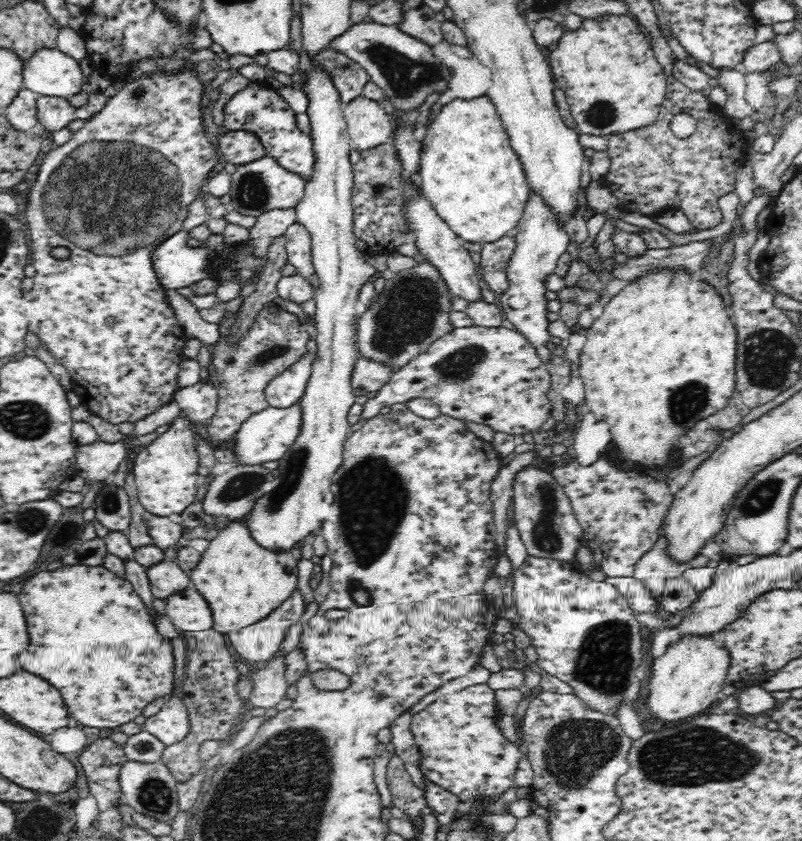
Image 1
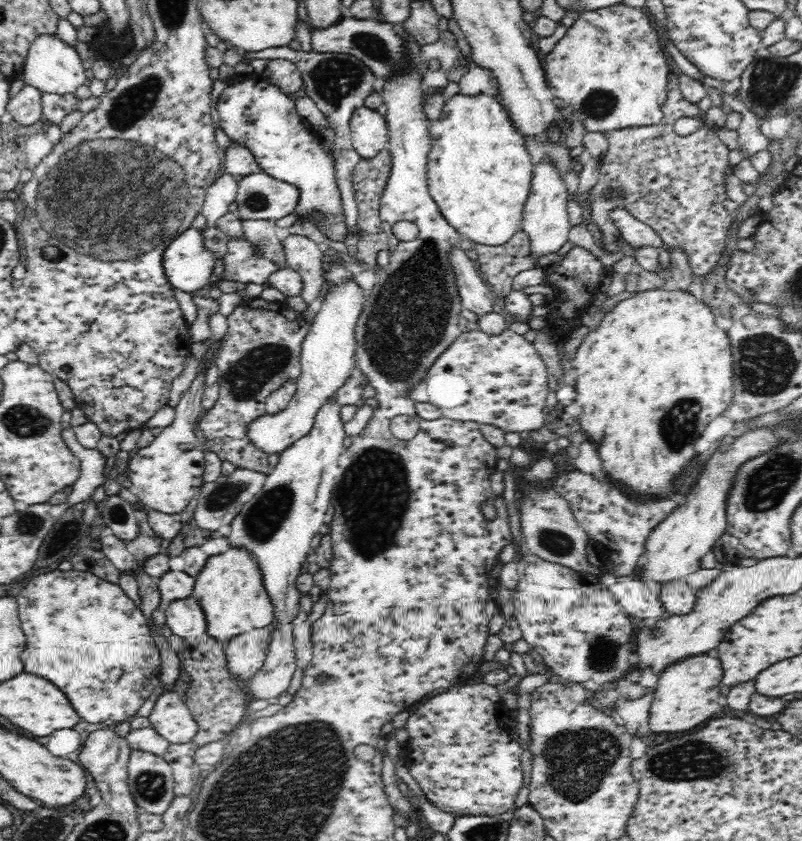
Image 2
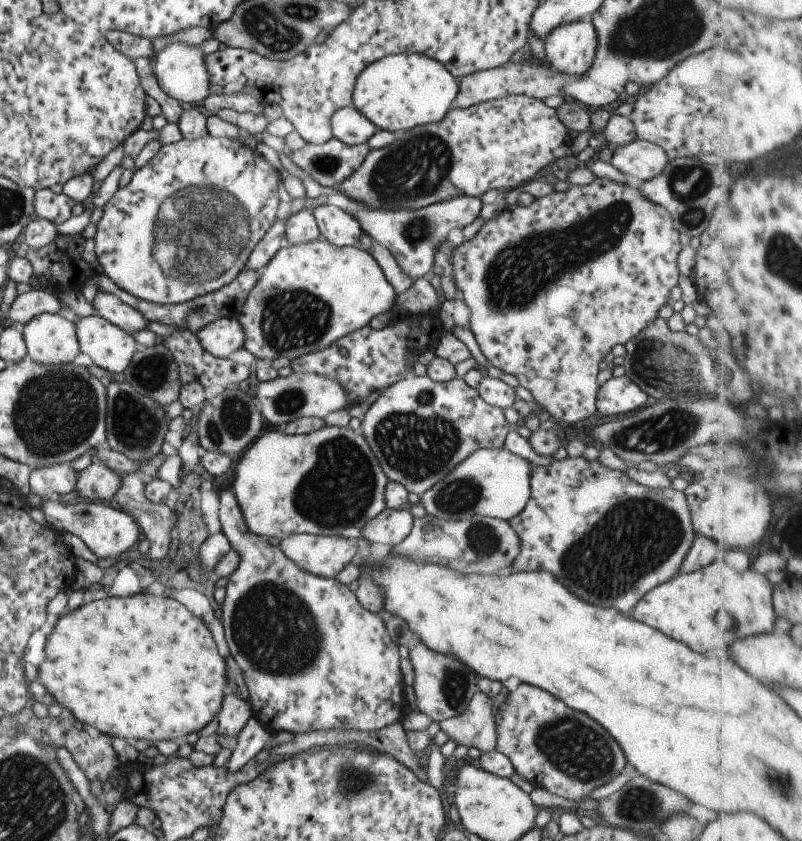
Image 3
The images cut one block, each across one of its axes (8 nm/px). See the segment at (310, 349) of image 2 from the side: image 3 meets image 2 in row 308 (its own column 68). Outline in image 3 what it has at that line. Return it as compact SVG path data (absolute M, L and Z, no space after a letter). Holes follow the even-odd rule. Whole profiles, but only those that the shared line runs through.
M41 313L21 330L26 355L35 364L55 366L71 363L80 352L75 325L59 314Z

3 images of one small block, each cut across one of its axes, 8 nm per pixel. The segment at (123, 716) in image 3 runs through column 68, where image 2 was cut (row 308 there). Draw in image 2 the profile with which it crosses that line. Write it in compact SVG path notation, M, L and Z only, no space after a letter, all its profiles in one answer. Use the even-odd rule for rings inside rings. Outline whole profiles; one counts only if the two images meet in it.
M652 286L635 293L631 298L620 302L609 312L604 314L604 319L593 332L588 332L586 339L574 352L571 364L576 368L576 390L579 394L579 403L582 405L582 415L579 426L590 434L594 442L598 442L598 452L604 462L604 470L608 472L610 478L614 478L629 492L634 492L636 496L666 496L674 488L677 477L684 470L684 466L697 456L694 449L694 442L702 436L705 426L714 420L716 416L722 415L732 403L734 397L733 389L733 354L728 332L724 332L716 325L716 315L720 311L712 310L710 305L700 301L688 291L682 290L661 290Z

